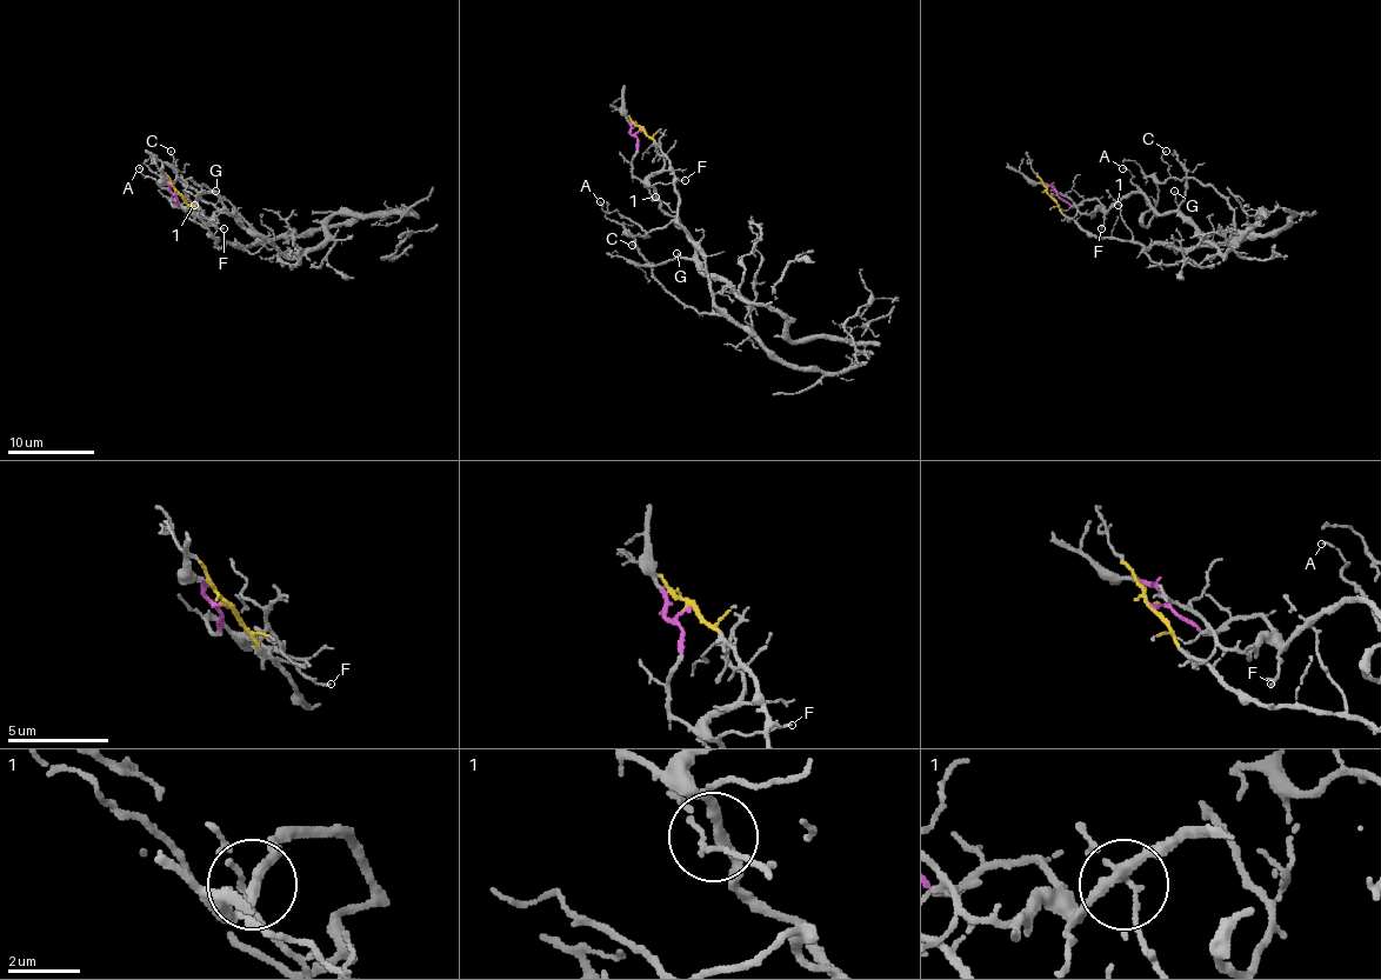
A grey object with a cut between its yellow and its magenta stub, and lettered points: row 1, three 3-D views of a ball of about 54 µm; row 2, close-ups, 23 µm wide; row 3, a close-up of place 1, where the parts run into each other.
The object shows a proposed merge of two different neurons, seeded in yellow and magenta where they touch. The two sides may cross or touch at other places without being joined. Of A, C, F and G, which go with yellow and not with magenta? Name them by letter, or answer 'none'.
C

